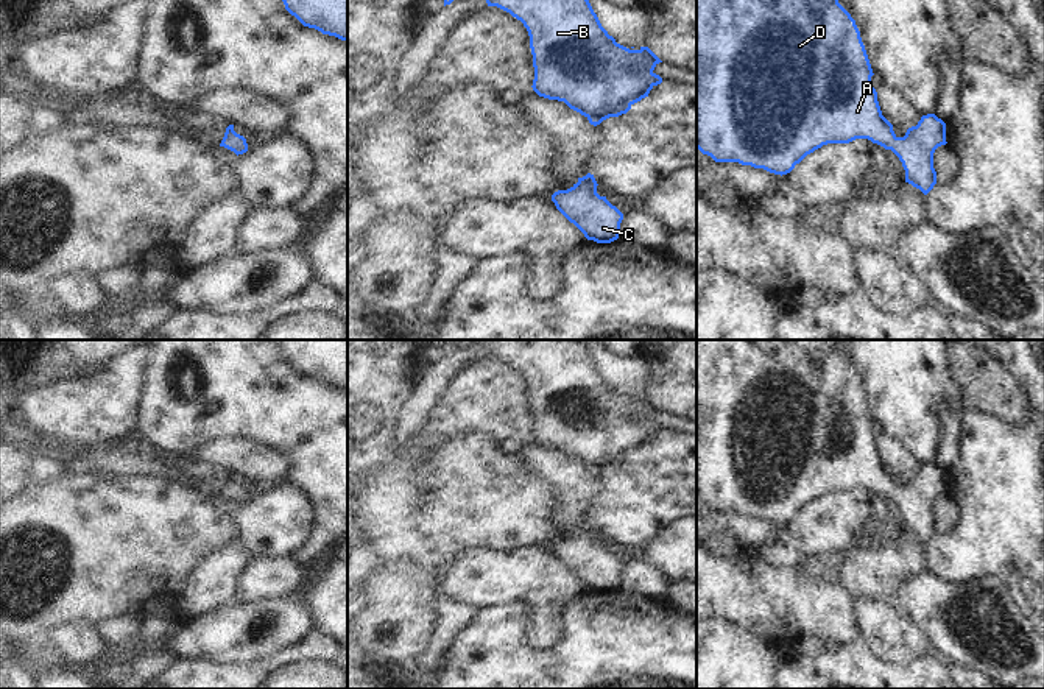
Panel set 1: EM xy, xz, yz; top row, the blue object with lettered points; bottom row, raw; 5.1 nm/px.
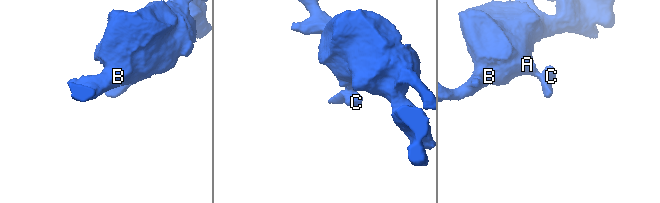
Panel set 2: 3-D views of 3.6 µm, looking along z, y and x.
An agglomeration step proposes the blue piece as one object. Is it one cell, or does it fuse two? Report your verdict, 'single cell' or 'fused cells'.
single cell

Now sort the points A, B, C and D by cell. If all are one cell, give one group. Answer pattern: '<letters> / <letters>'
A B C D

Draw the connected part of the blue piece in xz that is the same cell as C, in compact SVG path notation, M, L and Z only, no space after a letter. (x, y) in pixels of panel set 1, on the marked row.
M587 173L570 189L555 192L552 201L587 240L611 243L620 235L623 214L597 193L597 186L594 175Z

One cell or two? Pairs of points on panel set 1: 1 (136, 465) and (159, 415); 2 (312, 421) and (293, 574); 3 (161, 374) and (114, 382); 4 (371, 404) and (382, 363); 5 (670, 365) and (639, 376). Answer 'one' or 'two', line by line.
1: two
2: two
3: two
4: one
5: two

